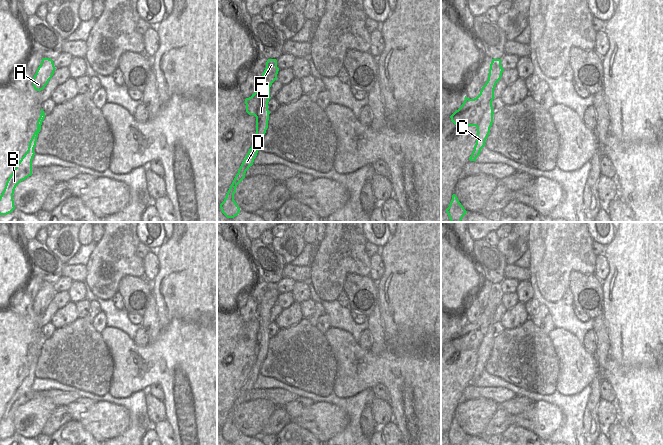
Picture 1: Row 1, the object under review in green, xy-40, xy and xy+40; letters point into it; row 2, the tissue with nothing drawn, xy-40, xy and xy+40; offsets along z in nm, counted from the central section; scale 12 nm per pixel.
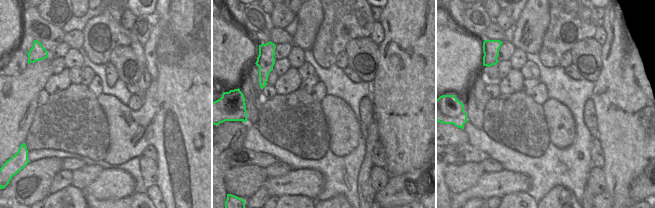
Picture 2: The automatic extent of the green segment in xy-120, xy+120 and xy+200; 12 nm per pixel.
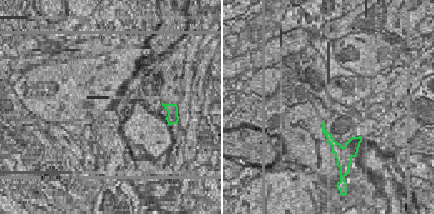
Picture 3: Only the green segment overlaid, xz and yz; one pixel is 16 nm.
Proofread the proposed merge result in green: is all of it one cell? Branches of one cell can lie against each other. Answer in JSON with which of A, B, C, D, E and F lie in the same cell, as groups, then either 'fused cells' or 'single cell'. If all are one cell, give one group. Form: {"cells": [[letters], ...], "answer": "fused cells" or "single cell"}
{"cells": [["A"], ["B", "C", "D", "E", "F"]], "answer": "fused cells"}

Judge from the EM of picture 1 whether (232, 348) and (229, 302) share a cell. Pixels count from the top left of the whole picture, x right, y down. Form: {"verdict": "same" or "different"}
{"verdict": "different"}

